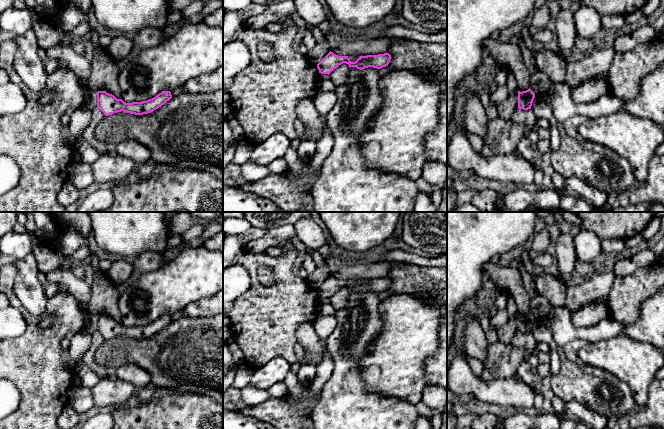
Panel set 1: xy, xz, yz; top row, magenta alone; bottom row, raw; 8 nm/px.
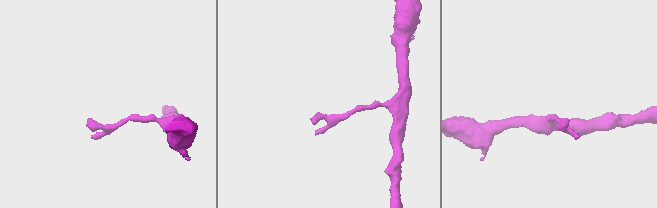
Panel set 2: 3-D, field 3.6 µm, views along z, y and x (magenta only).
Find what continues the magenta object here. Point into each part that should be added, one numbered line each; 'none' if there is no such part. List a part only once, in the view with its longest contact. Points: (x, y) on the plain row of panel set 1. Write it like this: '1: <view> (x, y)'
none

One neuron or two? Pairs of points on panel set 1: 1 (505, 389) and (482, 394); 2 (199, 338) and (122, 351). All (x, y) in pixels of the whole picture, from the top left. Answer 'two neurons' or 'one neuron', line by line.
1: one neuron
2: one neuron

